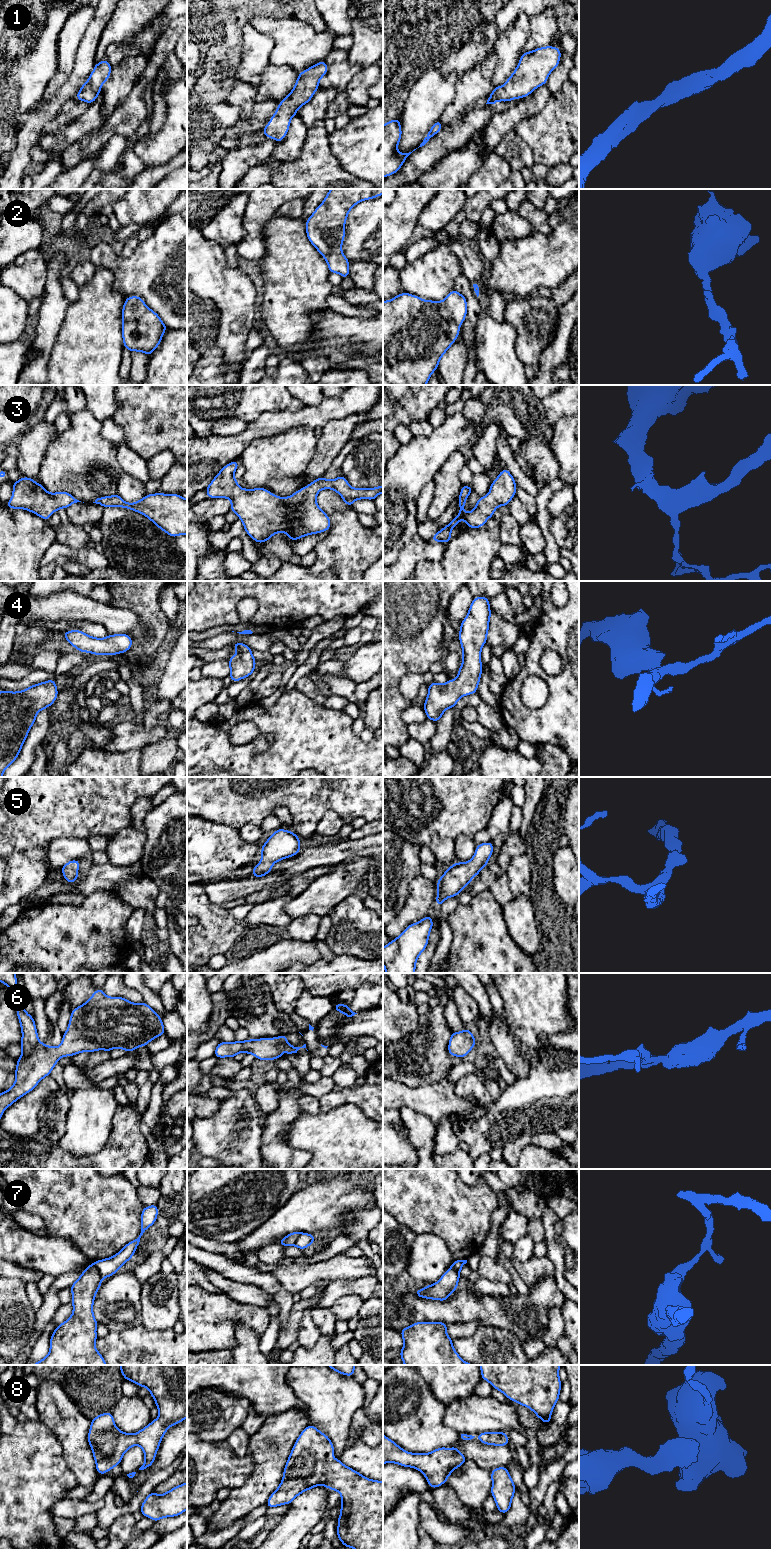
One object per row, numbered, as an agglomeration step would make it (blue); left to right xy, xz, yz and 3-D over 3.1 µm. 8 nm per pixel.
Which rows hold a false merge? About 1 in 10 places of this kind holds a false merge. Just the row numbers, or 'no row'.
7

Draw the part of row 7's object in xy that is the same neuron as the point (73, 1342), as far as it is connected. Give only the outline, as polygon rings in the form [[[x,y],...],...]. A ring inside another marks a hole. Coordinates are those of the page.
[[[90,1264],[71,1285],[73,1313],[52,1333],[49,1354],[33,1365],[107,1365],[95,1347],[98,1322],[93,1314],[93,1303],[102,1280],[102,1274],[94,1264]]]

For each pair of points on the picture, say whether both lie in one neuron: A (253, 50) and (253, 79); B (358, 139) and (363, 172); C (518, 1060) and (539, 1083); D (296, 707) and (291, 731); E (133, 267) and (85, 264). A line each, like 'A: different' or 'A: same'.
A: same
B: same
C: different
D: same
E: different

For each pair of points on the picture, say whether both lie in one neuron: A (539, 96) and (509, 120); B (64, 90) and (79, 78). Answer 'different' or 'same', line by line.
A: same
B: same

